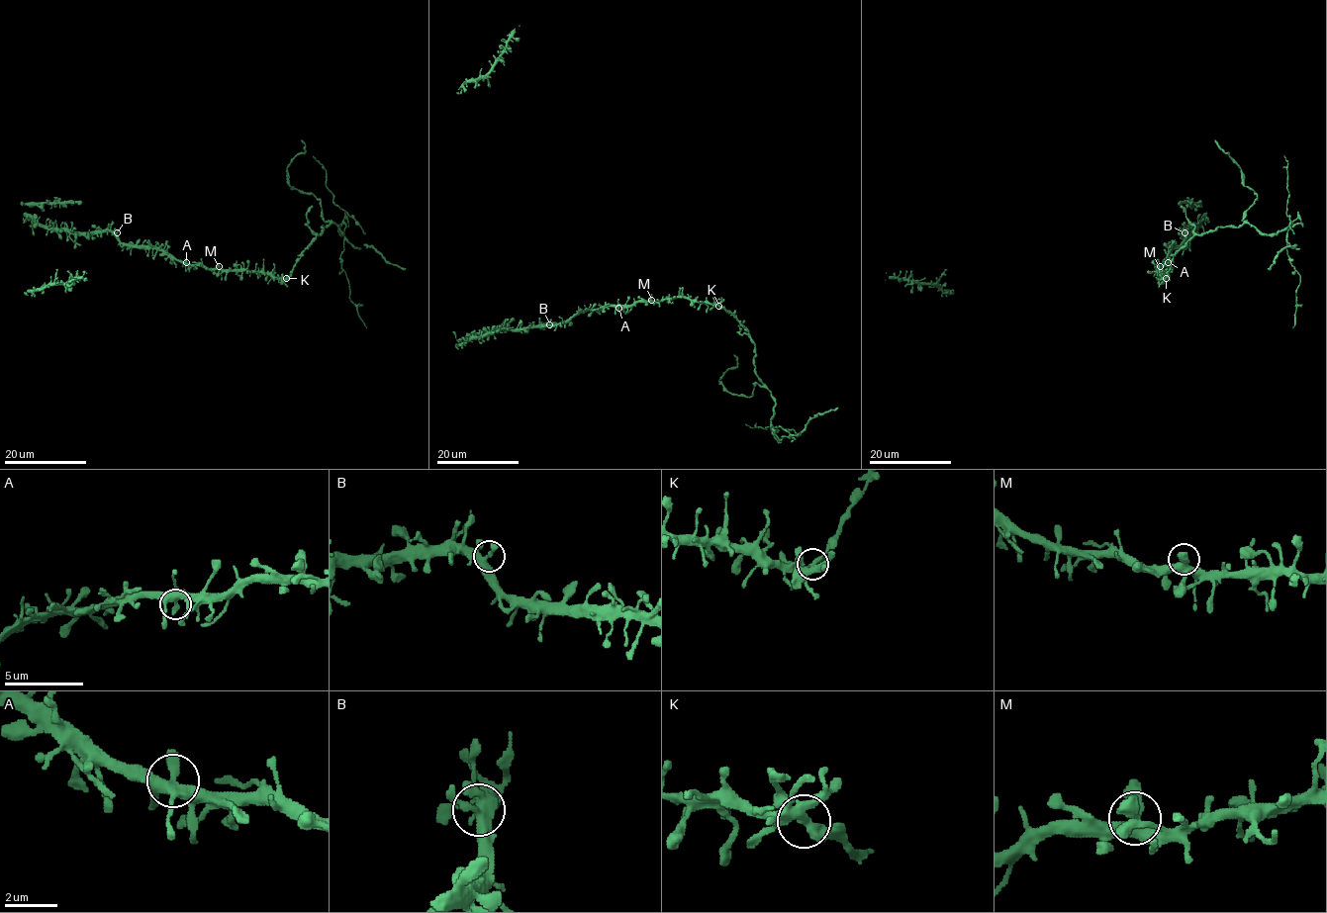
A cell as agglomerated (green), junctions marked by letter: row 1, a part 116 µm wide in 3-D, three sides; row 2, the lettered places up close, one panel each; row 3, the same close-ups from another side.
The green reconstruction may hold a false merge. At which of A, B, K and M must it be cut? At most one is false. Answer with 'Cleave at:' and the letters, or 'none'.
Cleave at: K

